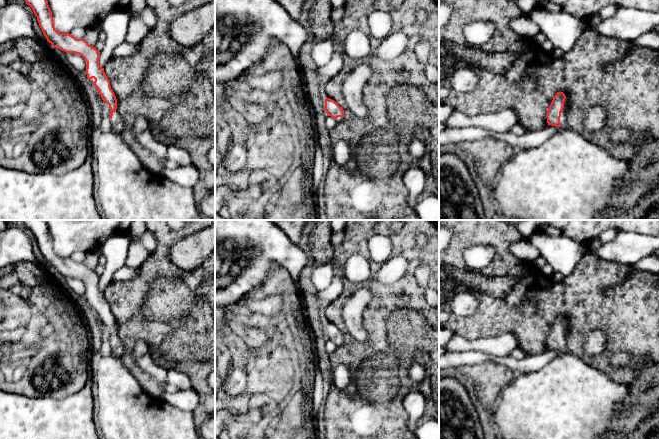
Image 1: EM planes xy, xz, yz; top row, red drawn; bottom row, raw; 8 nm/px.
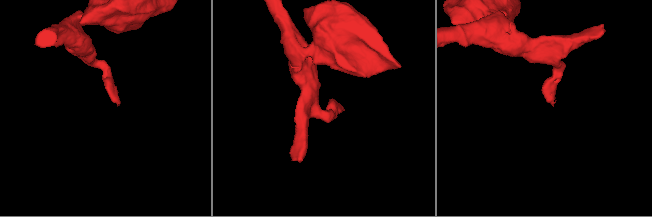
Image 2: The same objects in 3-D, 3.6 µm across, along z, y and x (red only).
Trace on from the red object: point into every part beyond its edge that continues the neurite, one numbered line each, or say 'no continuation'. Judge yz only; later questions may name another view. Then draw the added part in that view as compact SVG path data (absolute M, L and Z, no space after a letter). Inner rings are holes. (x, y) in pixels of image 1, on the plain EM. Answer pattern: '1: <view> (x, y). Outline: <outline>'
1: yz (563, 344). Outline: M562 334L561 336L560 347L561 347L561 350L560 350L561 355L570 352L567 347L567 342L564 334Z

